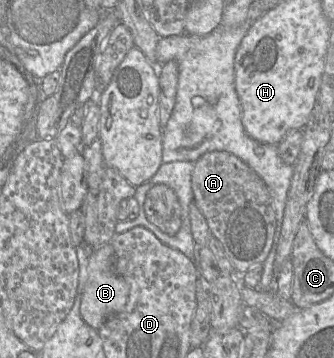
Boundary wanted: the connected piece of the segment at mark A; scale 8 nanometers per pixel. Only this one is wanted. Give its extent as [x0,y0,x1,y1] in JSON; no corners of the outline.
[191,151,276,274]

